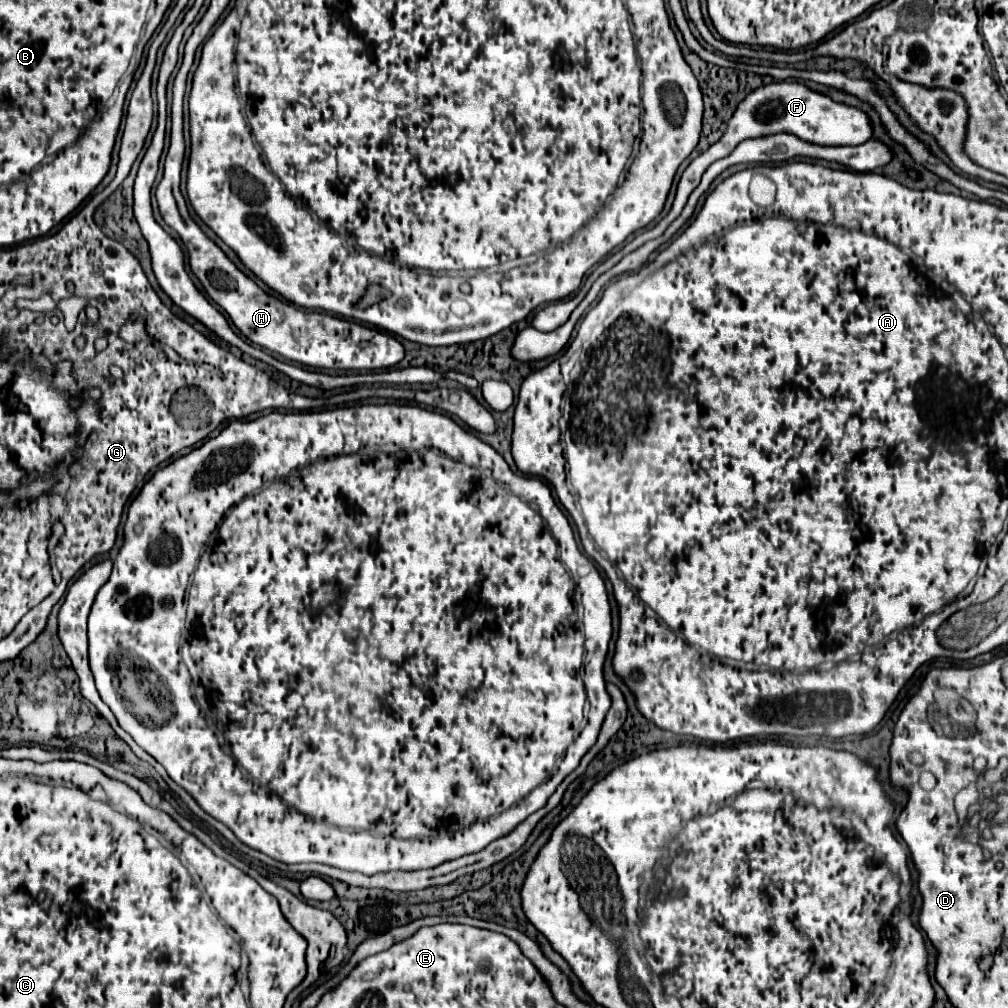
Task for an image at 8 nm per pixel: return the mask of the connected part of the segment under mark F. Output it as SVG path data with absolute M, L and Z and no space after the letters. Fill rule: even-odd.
M782 80L782 82L772 82L772 84L766 84L766 86L760 86L756 88L754 92L750 92L736 108L734 116L730 118L728 122L728 128L724 132L724 136L714 144L710 146L704 154L700 154L698 158L692 160L692 164L684 170L680 182L678 182L678 192L676 192L676 200L672 204L672 210L668 212L666 218L662 218L654 228L646 230L646 232L640 232L632 242L628 242L624 248L620 248L616 254L608 256L596 270L594 274L588 278L588 284L584 288L580 288L576 292L576 296L568 298L568 300L562 300L562 302L554 302L554 304L548 304L546 308L542 308L532 326L542 330L542 332L552 332L556 328L560 328L568 318L570 314L574 312L574 308L582 302L582 298L586 296L590 284L600 276L604 274L608 268L612 268L614 264L618 264L626 254L634 252L636 248L640 248L644 242L648 240L654 240L658 236L664 234L664 230L676 220L676 216L680 216L684 204L688 202L688 196L692 194L692 190L700 184L700 178L702 174L706 172L706 168L728 156L742 140L746 138L756 138L756 136L768 136L768 134L776 134L776 132L790 132L790 134L796 134L798 138L802 140L808 140L808 142L816 142L816 144L824 144L824 146L856 146L856 144L864 144L872 138L872 120L868 118L866 112L862 112L860 108L854 108L854 106L848 106L848 104L842 104L842 102L834 102L830 96L826 94L820 94L820 92L814 92L810 90L806 84L798 82L798 80Z

